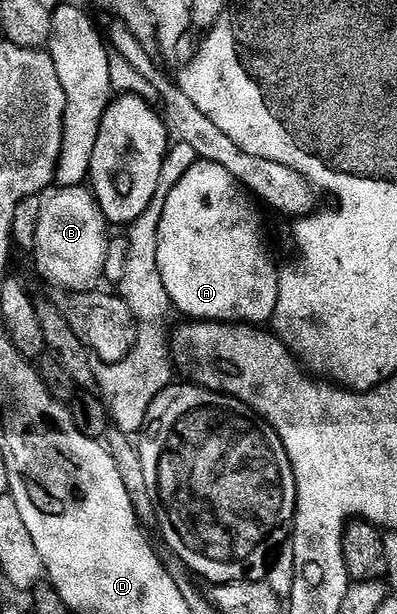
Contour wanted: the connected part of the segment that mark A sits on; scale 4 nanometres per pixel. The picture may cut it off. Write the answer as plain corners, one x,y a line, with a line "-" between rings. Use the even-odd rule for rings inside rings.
194,161
183,181
171,189
159,225
159,273
174,308
193,321
216,321
238,325
265,325
272,320
279,301
279,267
273,264
261,215
241,182
223,165

